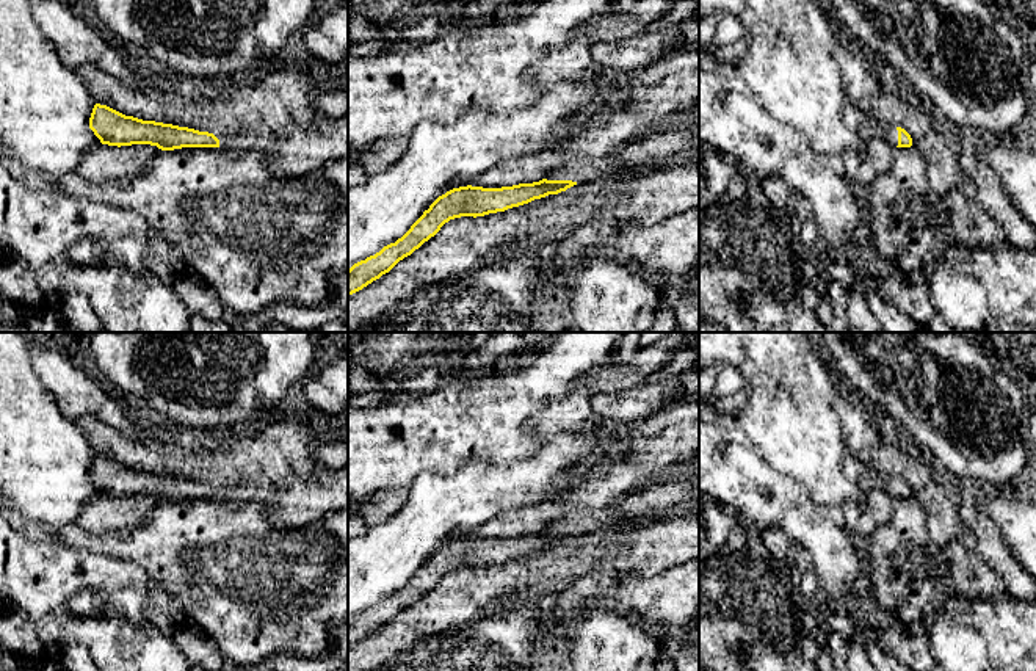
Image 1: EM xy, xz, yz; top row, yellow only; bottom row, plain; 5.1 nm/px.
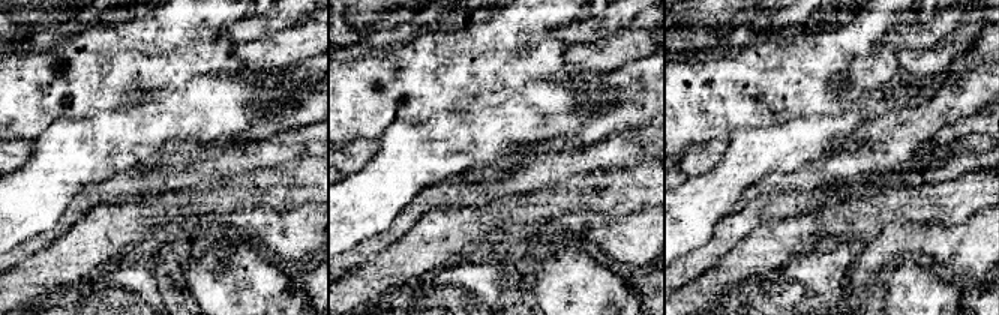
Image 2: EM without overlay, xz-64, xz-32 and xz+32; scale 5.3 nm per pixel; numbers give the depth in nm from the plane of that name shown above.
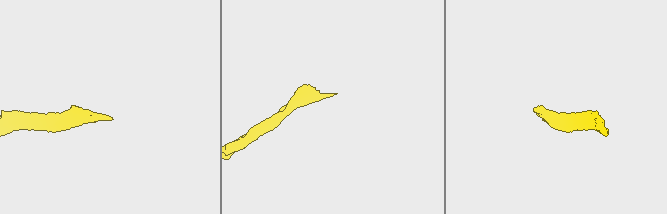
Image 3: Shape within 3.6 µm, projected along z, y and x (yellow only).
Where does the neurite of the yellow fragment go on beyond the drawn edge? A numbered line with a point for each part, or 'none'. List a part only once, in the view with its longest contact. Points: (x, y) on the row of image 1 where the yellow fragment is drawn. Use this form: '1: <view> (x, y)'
1: xz (657, 146)

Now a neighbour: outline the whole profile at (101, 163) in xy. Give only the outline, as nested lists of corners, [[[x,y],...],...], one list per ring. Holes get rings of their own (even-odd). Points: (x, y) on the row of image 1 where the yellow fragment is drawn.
[[[100,143],[85,154],[75,172],[94,183],[125,180],[144,171],[146,165],[160,151],[161,149],[150,144],[118,147]]]

